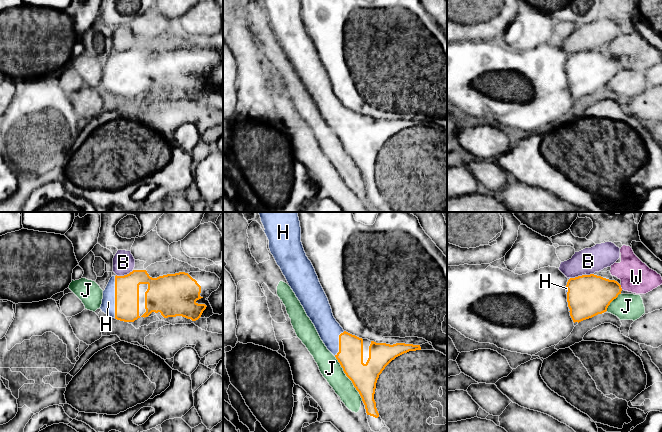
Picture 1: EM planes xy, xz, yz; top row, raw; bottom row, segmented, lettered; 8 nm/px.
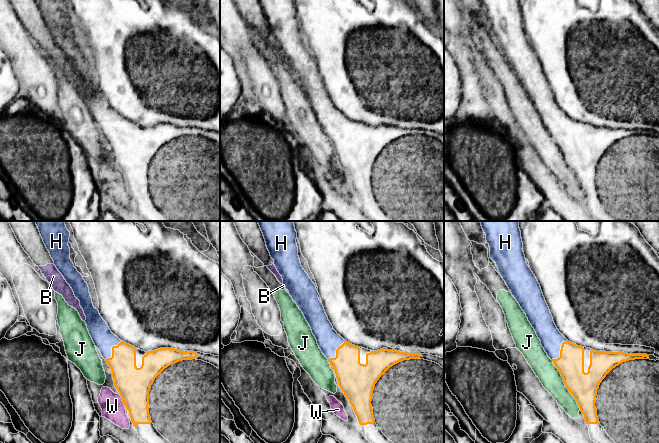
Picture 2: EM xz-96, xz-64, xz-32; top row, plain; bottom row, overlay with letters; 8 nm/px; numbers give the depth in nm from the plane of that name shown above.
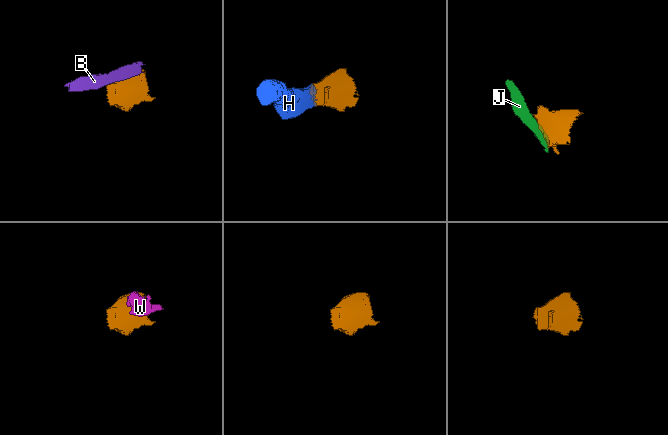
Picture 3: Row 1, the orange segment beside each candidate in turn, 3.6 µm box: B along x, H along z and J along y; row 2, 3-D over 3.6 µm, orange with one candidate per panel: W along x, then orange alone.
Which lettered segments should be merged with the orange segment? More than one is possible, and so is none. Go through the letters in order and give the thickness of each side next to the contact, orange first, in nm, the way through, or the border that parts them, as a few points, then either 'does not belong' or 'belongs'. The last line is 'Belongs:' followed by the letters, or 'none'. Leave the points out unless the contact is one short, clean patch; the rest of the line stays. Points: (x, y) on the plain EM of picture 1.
B: 190 nm thick on the orange side, 180 nm on the other; does not belong
H: 190 nm thick on the orange side, 110 nm on the other; runs through xy (126, 63), (115, 73), (108, 78); belongs
J: 220 nm thick on the orange side, 170 nm on the other; border along xz (334, 132), (362, 176); does not belong
W: 320 nm thick on the orange side, 260 nm on the other; border along yz (620, 61), (622, 65); does not belong
Belongs: H

